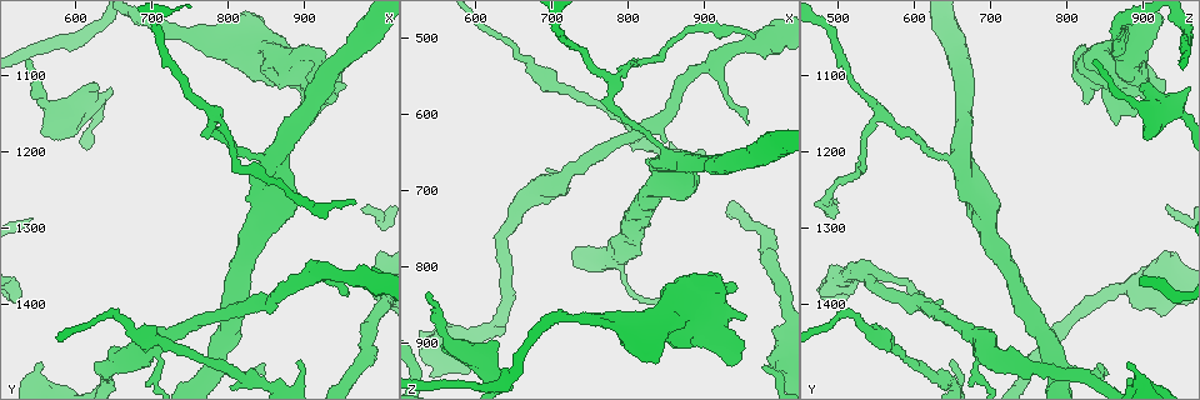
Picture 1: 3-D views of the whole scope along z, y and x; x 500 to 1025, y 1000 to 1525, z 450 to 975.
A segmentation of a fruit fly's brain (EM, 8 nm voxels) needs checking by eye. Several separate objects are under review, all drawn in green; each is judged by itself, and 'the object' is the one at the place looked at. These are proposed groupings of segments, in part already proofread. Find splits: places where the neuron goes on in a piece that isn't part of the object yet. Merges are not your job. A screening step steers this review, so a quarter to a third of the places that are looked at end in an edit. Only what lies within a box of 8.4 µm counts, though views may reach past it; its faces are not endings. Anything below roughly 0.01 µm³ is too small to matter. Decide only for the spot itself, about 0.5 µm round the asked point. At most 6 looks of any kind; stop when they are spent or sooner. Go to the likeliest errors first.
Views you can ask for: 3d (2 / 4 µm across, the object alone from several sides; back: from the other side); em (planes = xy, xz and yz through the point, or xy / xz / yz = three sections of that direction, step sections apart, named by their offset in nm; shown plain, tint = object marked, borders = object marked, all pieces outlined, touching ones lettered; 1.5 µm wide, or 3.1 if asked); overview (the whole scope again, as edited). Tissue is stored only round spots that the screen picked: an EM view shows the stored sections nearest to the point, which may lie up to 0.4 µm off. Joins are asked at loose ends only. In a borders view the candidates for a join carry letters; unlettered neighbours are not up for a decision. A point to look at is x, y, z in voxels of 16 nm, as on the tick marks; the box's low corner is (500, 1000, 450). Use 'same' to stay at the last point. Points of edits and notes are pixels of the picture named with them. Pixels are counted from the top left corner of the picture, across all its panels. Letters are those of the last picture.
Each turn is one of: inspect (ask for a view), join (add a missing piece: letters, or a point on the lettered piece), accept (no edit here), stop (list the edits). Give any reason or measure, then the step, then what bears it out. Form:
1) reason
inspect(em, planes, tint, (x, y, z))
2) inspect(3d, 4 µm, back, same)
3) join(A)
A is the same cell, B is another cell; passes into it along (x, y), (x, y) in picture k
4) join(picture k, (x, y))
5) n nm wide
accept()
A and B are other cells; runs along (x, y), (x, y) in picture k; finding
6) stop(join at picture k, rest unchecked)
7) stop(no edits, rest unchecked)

stops while still wide
inspect(3d, 2 µm, (905, 1160, 870))

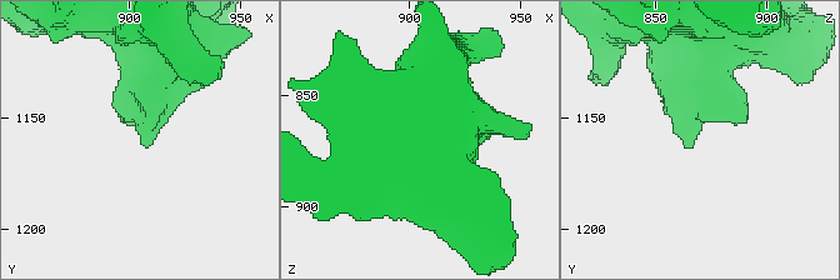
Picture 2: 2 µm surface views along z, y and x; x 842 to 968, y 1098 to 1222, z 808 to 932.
inspect(em, xy, step 8, tint, (907, 1162, 866))

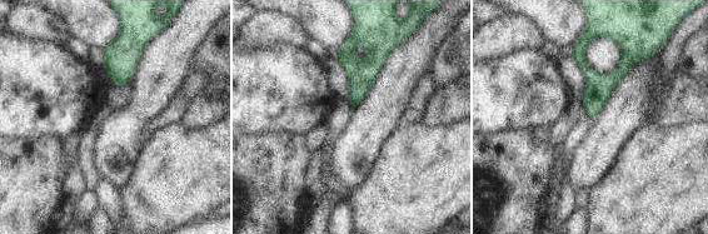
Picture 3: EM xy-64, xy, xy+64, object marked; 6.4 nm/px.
inspect(em, planes, borders, same)

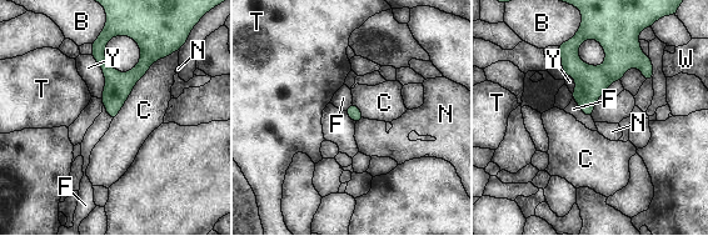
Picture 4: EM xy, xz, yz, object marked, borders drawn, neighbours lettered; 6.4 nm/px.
accept()
B, C, F, N, T, W and Y are other cells; runs along (99, 43), (113, 76), (113, 114) in picture 4; none of them fits

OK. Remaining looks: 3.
free end
inspect(em, planes, tint, (550, 1475, 880))

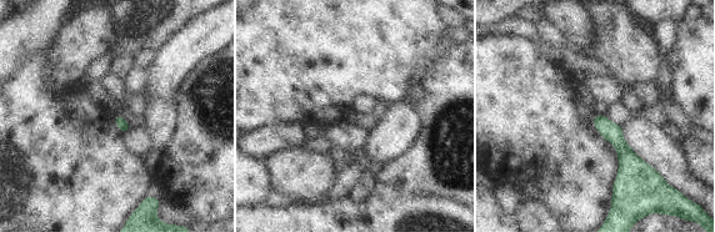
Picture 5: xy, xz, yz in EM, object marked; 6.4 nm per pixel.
inspect(em, planes, borders, same)

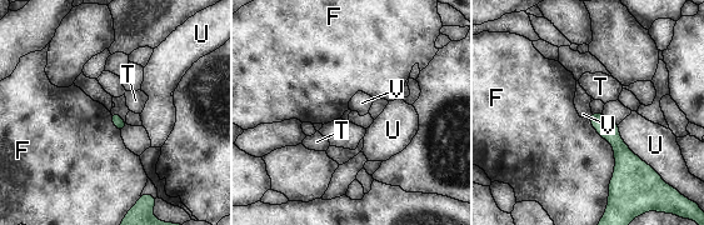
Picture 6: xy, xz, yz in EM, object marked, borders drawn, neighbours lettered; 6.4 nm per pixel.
F touches over 550 nm
accept()
F, T, U and V are other cells; no lettered piece goes on from it

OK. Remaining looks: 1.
stop(no edits, rest unchecked)

